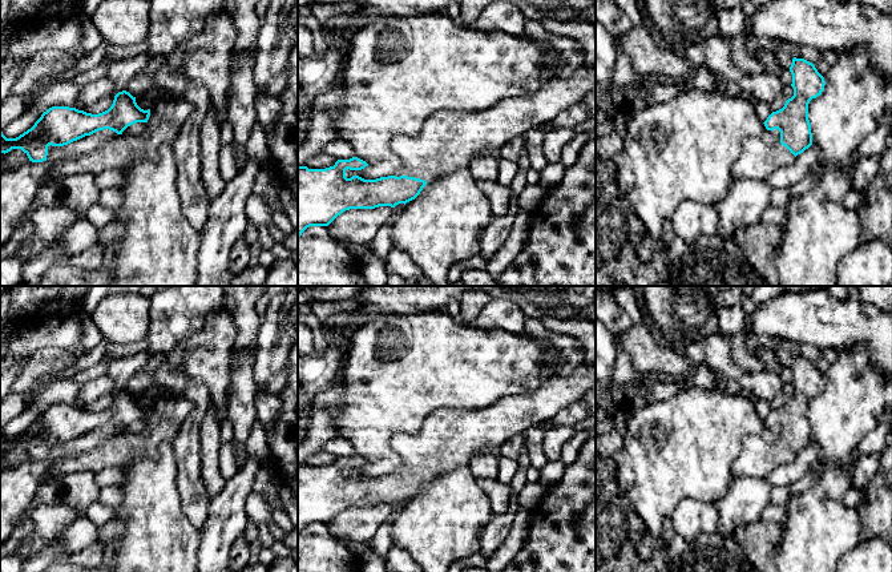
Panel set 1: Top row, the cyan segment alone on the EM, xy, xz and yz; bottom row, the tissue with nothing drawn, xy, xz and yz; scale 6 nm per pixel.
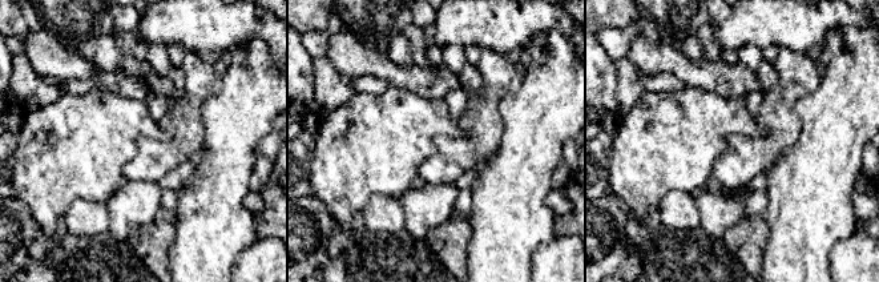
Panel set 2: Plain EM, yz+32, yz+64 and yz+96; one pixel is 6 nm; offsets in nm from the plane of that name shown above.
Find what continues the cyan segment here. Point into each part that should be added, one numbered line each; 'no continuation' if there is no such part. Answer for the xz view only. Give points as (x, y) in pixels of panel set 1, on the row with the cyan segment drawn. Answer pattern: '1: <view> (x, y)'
1: xz (448, 141)

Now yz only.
1: yz (758, 161)

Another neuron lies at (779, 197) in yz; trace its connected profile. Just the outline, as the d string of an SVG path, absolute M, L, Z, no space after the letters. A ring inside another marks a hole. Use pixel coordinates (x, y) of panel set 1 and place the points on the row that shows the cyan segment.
M816 172L808 173L796 185L791 188L772 189L770 204L776 208L784 209L788 201L800 194L806 194L816 185Z

